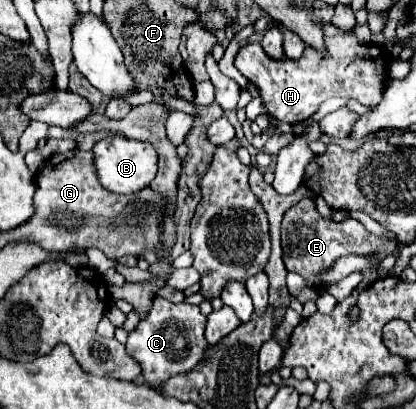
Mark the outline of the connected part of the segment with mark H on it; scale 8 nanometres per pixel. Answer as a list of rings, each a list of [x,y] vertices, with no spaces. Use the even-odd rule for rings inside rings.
[[[355,33],[325,37],[325,51],[307,47],[301,59],[271,59],[257,41],[243,45],[235,57],[235,67],[259,87],[267,111],[289,125],[309,119],[329,97],[353,97],[363,105],[375,105],[387,87],[389,63],[391,55],[385,47],[359,43]]]

